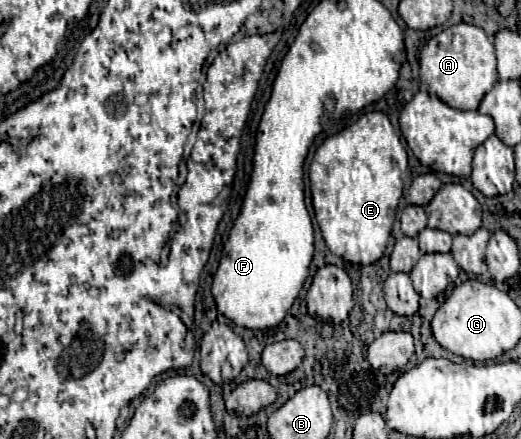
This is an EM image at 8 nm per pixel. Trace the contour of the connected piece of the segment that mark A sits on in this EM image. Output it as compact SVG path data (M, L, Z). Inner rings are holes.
M455 24L443 32L439 32L435 38L431 38L425 48L421 50L419 56L419 76L421 80L429 86L429 92L435 94L437 98L441 98L447 106L455 108L455 110L477 110L481 98L493 88L493 84L499 80L497 76L497 64L495 64L495 48L491 44L491 40L487 38L487 34L473 26L473 24Z

